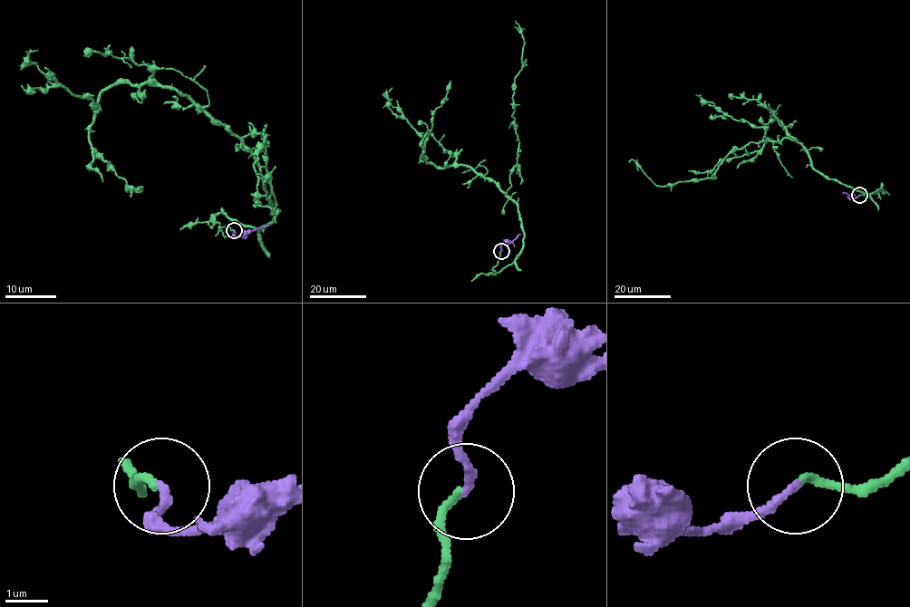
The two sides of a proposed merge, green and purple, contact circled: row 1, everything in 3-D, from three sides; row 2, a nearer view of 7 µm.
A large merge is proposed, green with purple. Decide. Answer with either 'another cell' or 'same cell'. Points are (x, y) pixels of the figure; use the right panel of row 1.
same cell

